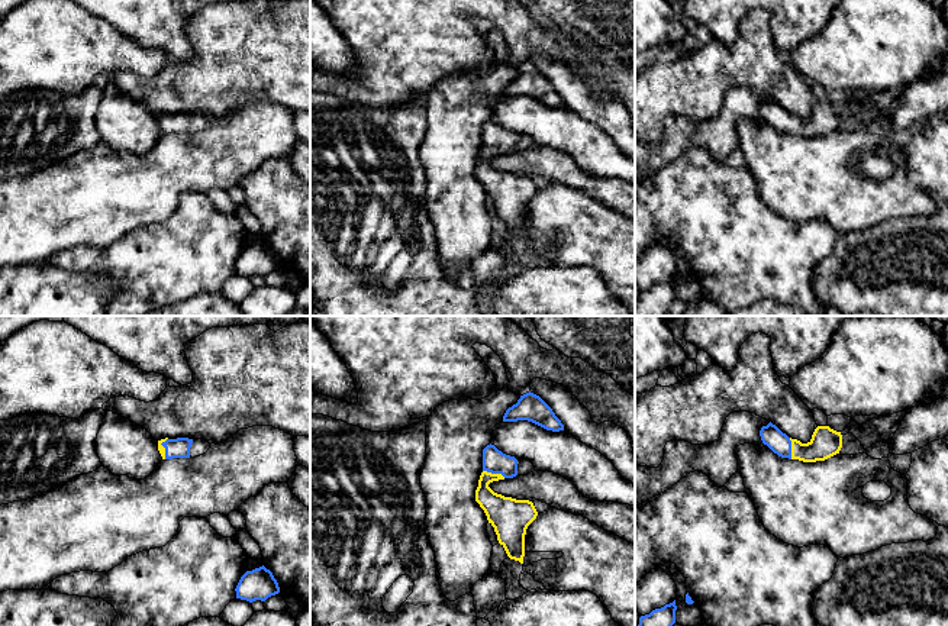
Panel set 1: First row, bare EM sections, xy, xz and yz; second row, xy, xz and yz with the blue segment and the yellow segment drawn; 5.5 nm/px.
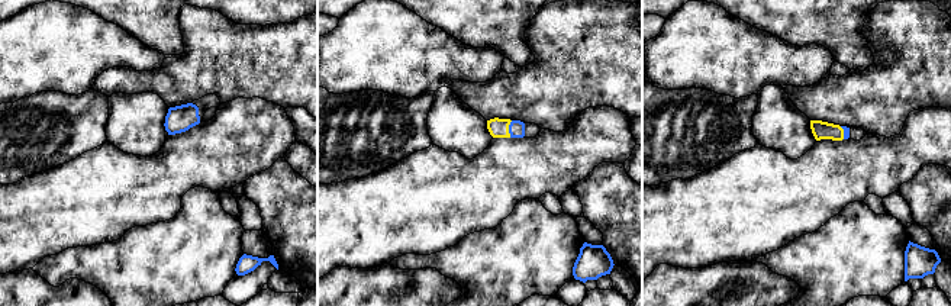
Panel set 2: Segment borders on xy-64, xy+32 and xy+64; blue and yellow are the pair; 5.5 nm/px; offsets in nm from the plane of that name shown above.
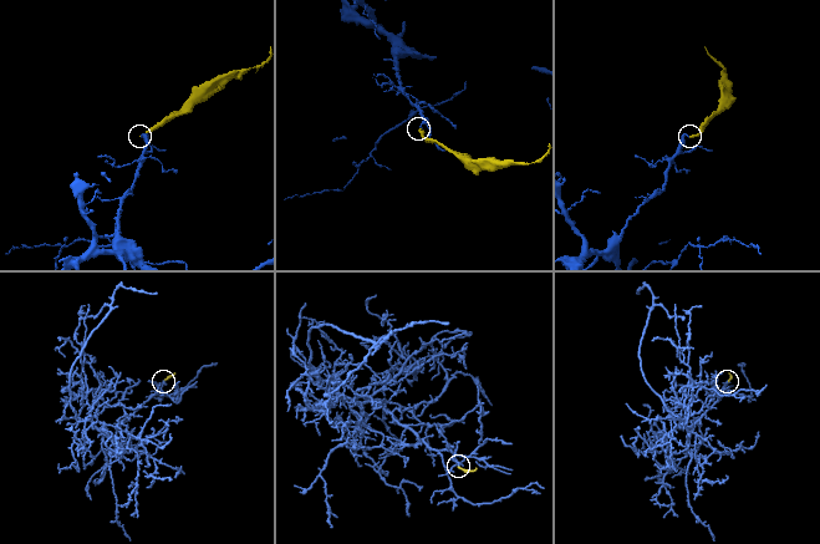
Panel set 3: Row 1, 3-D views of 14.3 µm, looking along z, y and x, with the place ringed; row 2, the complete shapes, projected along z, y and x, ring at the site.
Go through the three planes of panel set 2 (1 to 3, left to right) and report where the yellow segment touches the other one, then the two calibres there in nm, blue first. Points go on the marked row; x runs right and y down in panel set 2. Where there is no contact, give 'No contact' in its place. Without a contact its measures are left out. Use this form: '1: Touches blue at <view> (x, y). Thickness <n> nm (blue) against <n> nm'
1: No contact
2: Touches blue at xy+32 (509, 129). Thickness 90 nm (blue) against 110 nm
3: Touches blue at xy+64 (844, 132). Thickness 30 nm (blue) against 100 nm

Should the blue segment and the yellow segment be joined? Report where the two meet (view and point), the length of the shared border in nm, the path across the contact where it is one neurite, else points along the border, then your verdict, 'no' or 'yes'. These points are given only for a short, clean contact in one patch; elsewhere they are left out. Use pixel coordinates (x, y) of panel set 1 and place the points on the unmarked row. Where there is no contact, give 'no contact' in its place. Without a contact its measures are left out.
contact xz (495, 148); length 130 nm; way xz (495, 136), (495, 148), (486, 170), (506, 190); yes

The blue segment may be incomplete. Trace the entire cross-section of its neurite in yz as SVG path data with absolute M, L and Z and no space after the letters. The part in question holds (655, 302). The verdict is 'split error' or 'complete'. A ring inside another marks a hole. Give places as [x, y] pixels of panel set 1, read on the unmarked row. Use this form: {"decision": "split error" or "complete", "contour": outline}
{"decision": "complete", "contour": "M675 275L661 284L652 285L649 290L639 293L635 304L635 316L667 316L670 304L675 299Z"}

